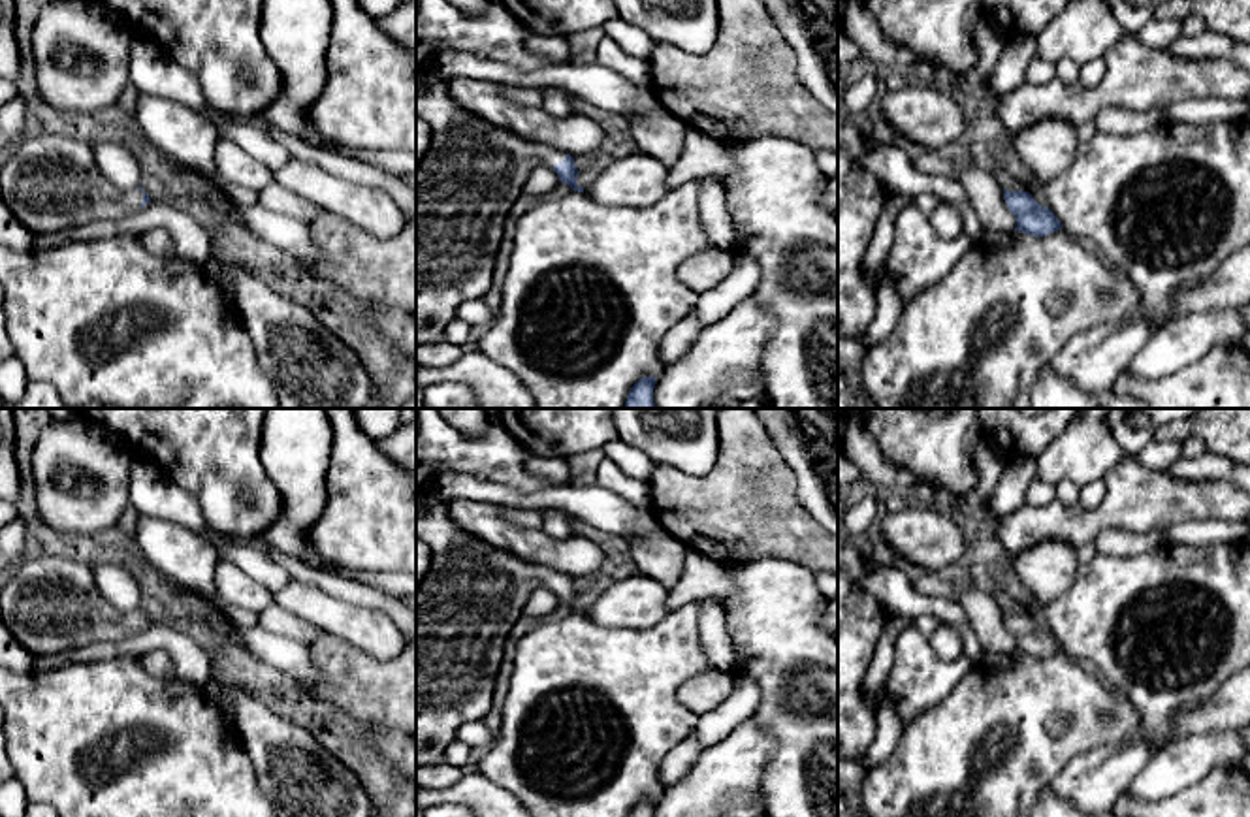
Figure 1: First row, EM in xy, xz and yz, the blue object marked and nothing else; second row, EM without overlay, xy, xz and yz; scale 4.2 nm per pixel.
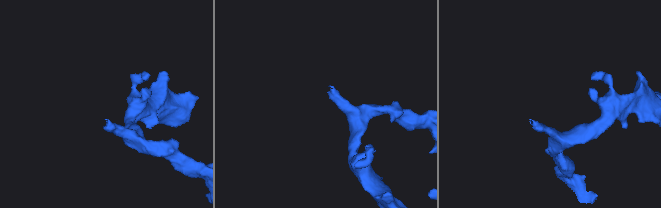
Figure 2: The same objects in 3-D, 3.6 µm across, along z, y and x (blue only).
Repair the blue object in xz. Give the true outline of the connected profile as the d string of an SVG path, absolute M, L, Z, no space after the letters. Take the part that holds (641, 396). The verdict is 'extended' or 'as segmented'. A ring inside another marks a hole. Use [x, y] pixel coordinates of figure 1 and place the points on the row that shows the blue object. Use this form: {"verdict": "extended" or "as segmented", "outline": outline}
{"verdict": "as segmented", "outline": "M655 376L640 378L629 392L625 408L657 408L653 403Z"}

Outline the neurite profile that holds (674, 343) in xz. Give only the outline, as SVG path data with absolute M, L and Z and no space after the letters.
M691 309L678 324L674 324L663 335L657 350L661 365L665 367L678 361L687 352L700 329L702 326L695 311Z

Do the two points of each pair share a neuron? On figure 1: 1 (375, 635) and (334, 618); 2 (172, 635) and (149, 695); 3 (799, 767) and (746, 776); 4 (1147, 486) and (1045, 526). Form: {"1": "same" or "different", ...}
{"1": "same", "2": "different", "3": "different", "4": "same"}

